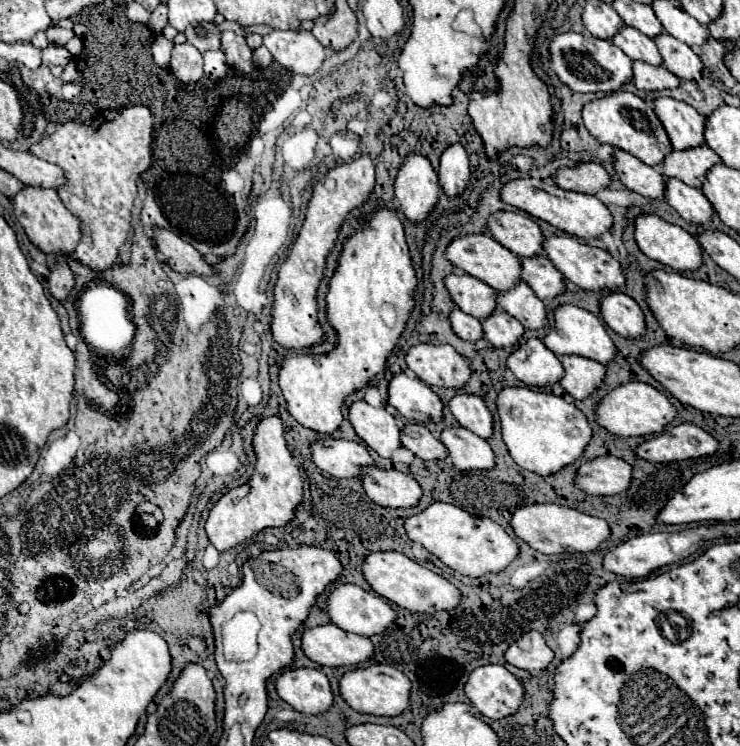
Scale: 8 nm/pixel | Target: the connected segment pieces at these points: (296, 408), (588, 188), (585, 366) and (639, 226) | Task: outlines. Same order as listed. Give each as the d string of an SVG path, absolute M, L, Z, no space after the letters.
M379 199L373 211L359 219L359 229L343 241L337 269L329 281L325 315L337 333L335 347L321 355L293 353L283 359L279 387L287 401L287 411L303 427L329 435L341 425L343 399L367 385L385 367L385 359L415 307L411 297L415 287L417 279L405 243L403 221L395 209L387 207L387 201Z
M579 161L571 167L561 167L551 179L561 189L579 193L597 193L609 185L609 173L595 161Z
M563 355L561 363L565 369L565 375L559 383L575 399L589 397L603 381L605 367L593 359L587 359L581 355Z
M643 213L635 219L635 241L647 257L651 257L675 271L693 271L693 269L701 267L701 247L695 241L695 237L689 235L683 227L673 225L655 213Z

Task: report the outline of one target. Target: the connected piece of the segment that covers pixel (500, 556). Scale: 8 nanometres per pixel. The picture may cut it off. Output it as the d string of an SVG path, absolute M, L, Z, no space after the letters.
M431 503L417 515L405 517L405 533L411 541L421 543L429 553L439 557L447 567L469 577L503 571L519 553L517 543L491 519L473 517L465 509L449 503Z

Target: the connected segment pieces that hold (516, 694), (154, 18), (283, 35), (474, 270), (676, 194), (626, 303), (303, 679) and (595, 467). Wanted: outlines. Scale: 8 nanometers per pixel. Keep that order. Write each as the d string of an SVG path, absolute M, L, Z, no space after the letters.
M483 665L469 673L465 695L483 717L513 715L523 701L523 687L503 665Z
M161 3L161 5L153 11L153 15L151 15L151 19L149 19L149 25L151 25L151 29L153 29L155 33L161 33L161 29L165 27L165 23L167 23L167 5Z
M275 29L263 37L263 45L271 51L275 61L293 73L313 75L325 59L325 49L311 31Z
M467 233L467 235L459 235L455 237L447 249L445 249L445 257L461 271L481 279L483 283L487 283L489 287L501 291L501 289L511 289L517 281L519 281L519 273L521 273L521 263L519 257L513 255L509 249L505 249L503 245L499 245L495 239L491 239L487 233Z
M665 177L665 201L689 223L707 223L715 213L701 189L673 177Z
M611 291L601 299L603 321L621 337L637 339L645 333L641 307L625 293Z
M285 669L275 681L277 695L301 713L323 713L333 705L329 681L321 669Z
M595 457L579 465L575 487L587 495L617 495L627 491L631 481L631 465L617 457Z

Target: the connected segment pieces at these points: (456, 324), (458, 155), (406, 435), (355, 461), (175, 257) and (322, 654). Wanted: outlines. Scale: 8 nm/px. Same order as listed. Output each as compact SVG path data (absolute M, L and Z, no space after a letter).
M451 309L449 321L451 321L451 329L463 341L477 341L477 339L483 337L483 333L481 333L481 321L471 317L471 315L467 315L467 313L463 313L461 309Z
M461 143L449 145L441 155L441 169L439 169L439 185L449 197L459 195L469 183L469 153Z
M421 423L405 425L405 429L401 431L401 445L425 461L447 457L445 445Z
M315 439L309 445L313 463L339 479L343 477L359 477L361 465L371 465L373 459L367 453L363 443L345 441L345 439Z
M159 225L153 227L153 241L157 251L165 257L167 265L185 275L185 273L199 273L199 275L209 275L213 273L211 265L205 263L205 259L201 257L199 251L195 251L187 241L183 241L181 237L177 237L177 233L167 231Z
M333 623L305 629L301 635L303 653L317 665L349 667L367 661L373 655L369 637L347 633Z

